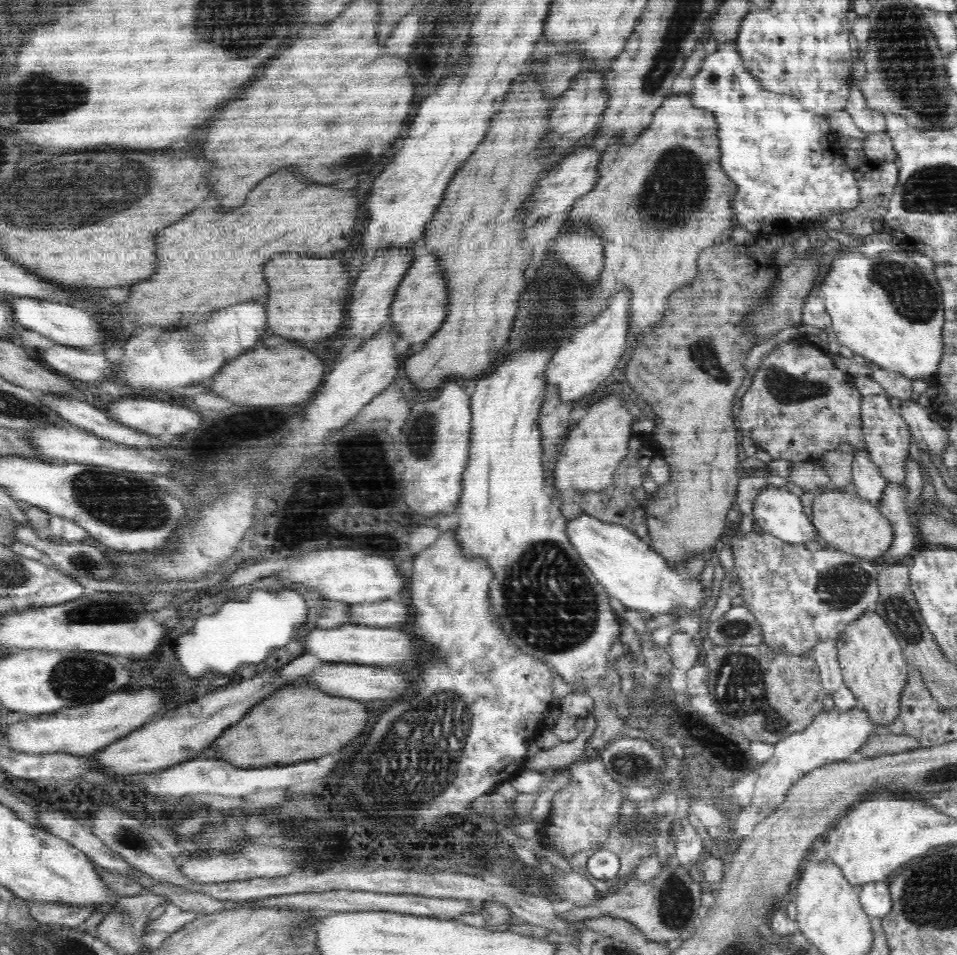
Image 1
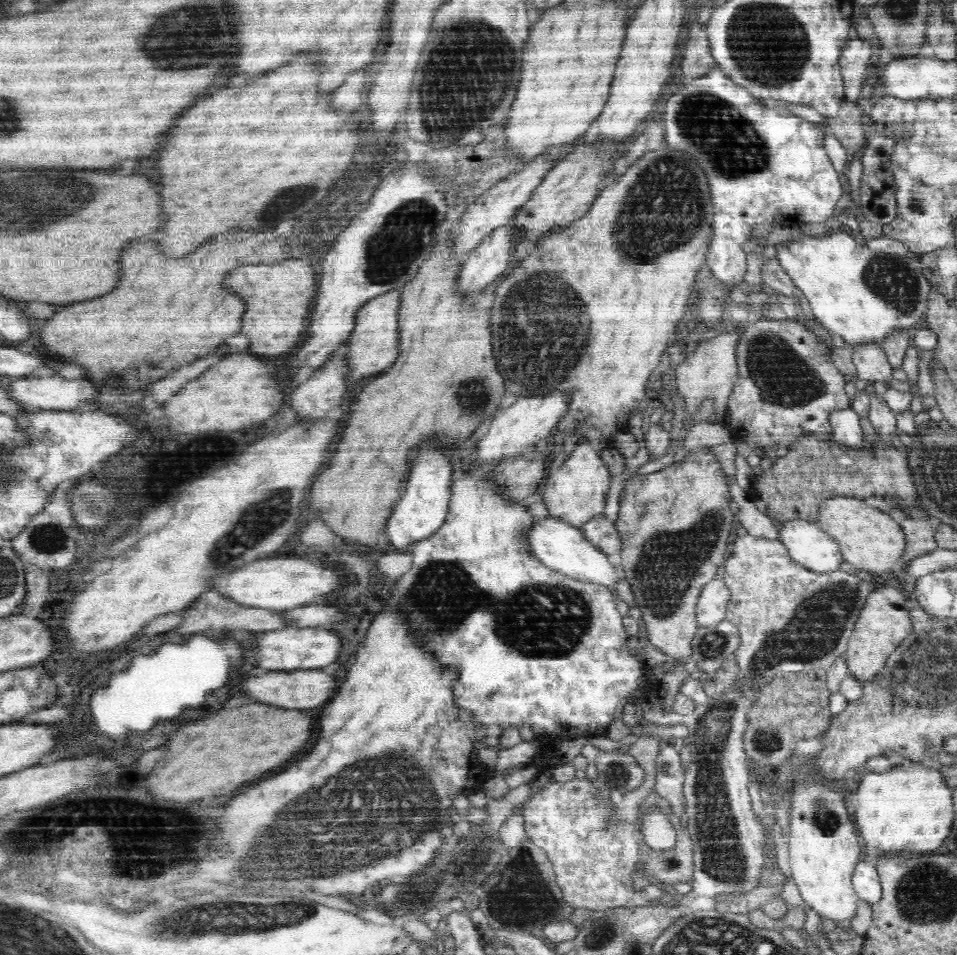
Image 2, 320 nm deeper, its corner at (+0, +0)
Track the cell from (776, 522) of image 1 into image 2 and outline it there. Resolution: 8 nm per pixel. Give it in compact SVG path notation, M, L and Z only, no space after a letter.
M792 520L784 523L780 535L789 556L802 567L818 574L841 570L844 561L840 548L818 523Z

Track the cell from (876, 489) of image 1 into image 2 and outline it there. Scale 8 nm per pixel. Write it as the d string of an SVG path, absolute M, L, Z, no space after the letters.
M852 407L844 410L835 410L830 414L832 427L832 439L841 445L846 445L852 449L863 449L866 447L860 417Z

